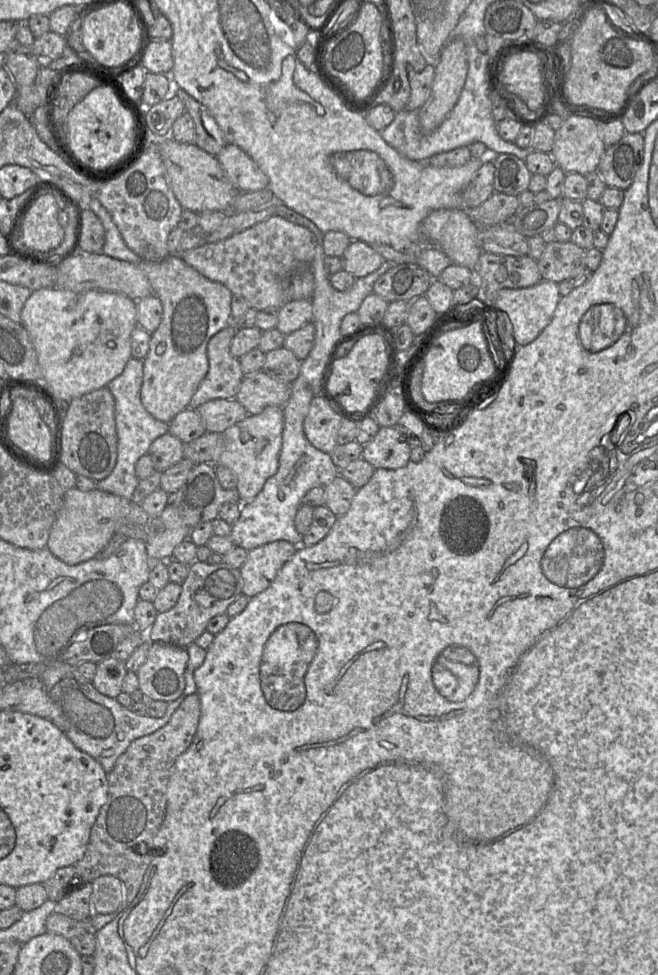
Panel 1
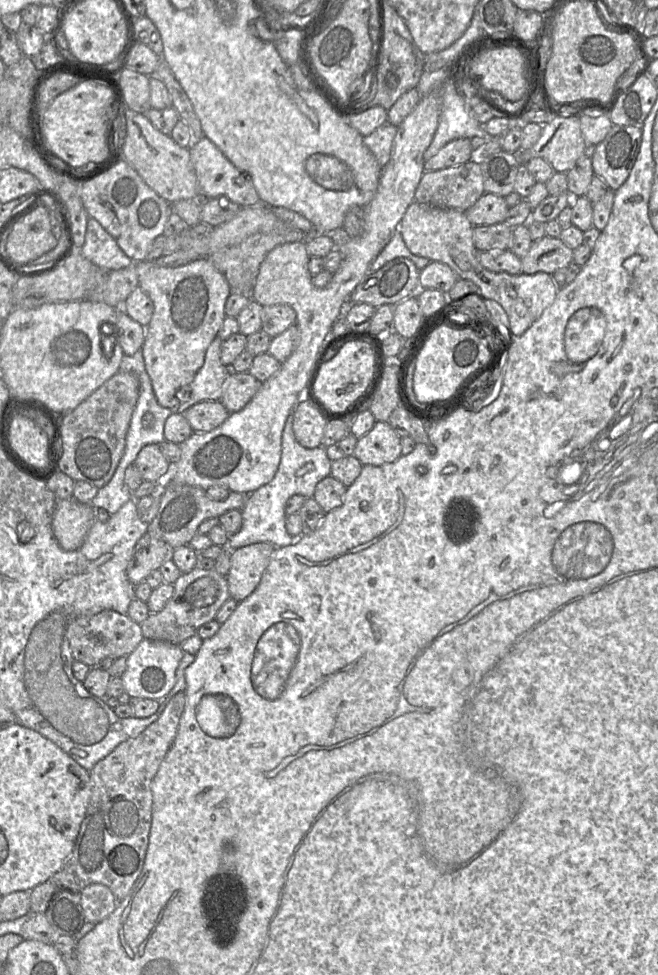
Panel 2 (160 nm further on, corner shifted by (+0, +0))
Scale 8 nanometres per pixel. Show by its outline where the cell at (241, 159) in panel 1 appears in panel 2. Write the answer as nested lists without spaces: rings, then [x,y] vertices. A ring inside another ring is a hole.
[[[204,136],[199,141],[193,141],[188,148],[199,184],[200,197],[198,198],[226,196],[232,202],[242,207],[255,205],[260,202],[250,176],[238,169],[210,139]]]

